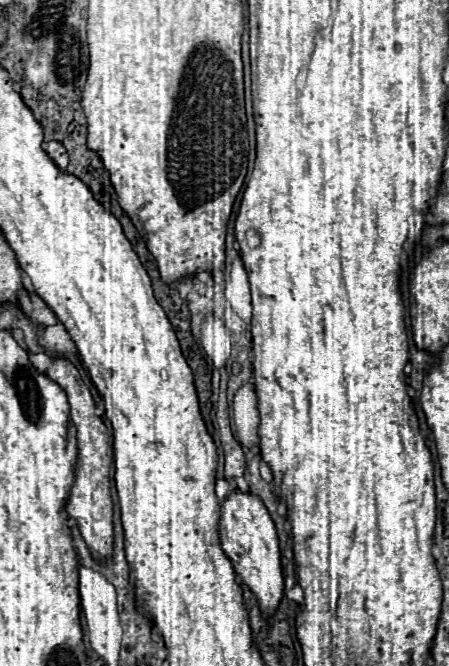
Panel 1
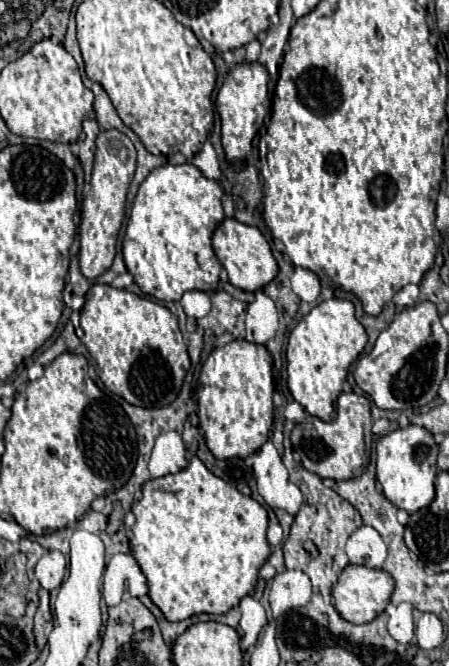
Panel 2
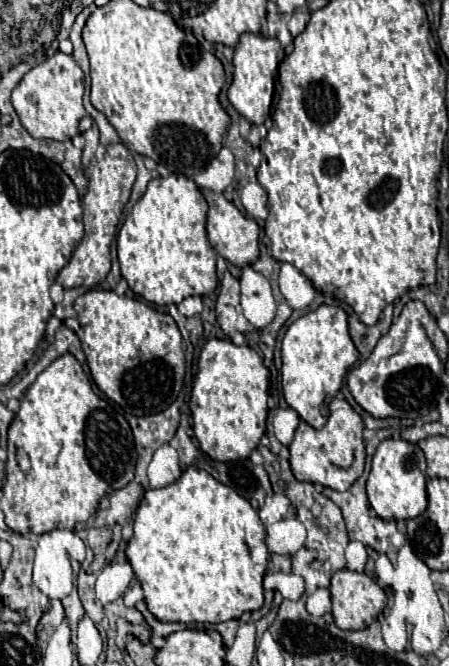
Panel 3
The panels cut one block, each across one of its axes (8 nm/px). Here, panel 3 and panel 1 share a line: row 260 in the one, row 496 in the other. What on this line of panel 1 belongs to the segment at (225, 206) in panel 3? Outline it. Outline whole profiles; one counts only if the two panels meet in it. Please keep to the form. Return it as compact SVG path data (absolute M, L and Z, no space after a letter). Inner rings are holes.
M234 492L224 500L220 514L220 542L222 550L232 560L236 574L256 596L262 616L272 618L280 606L280 600L284 598L284 574L274 522L256 496L246 492Z

